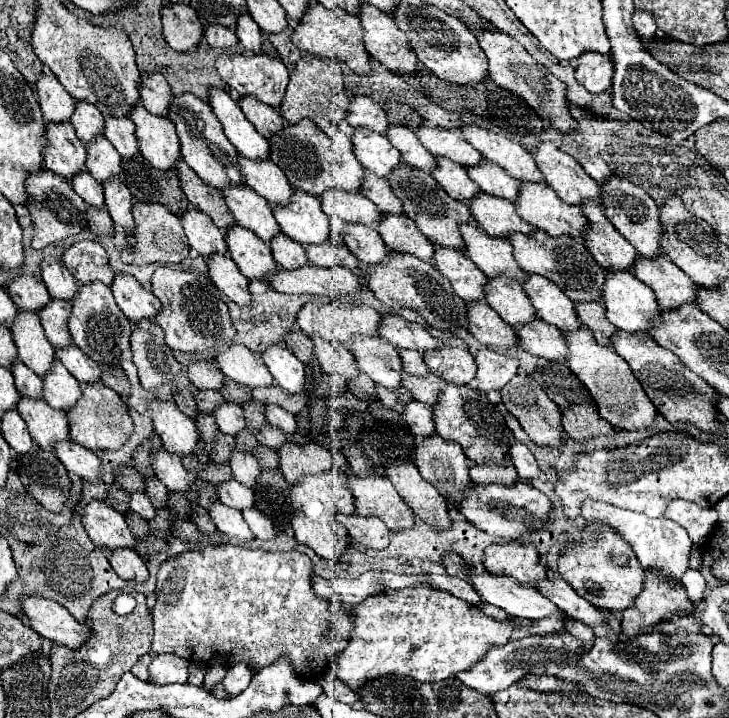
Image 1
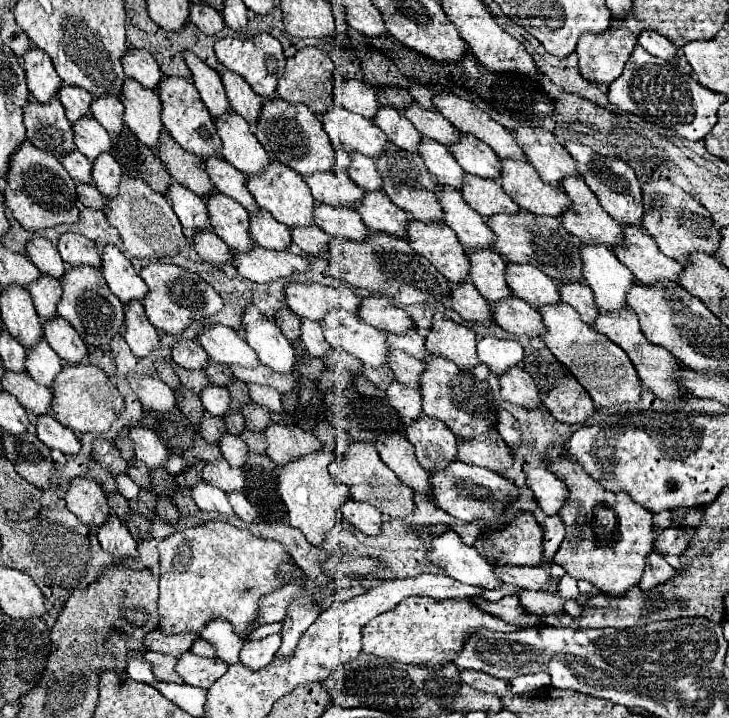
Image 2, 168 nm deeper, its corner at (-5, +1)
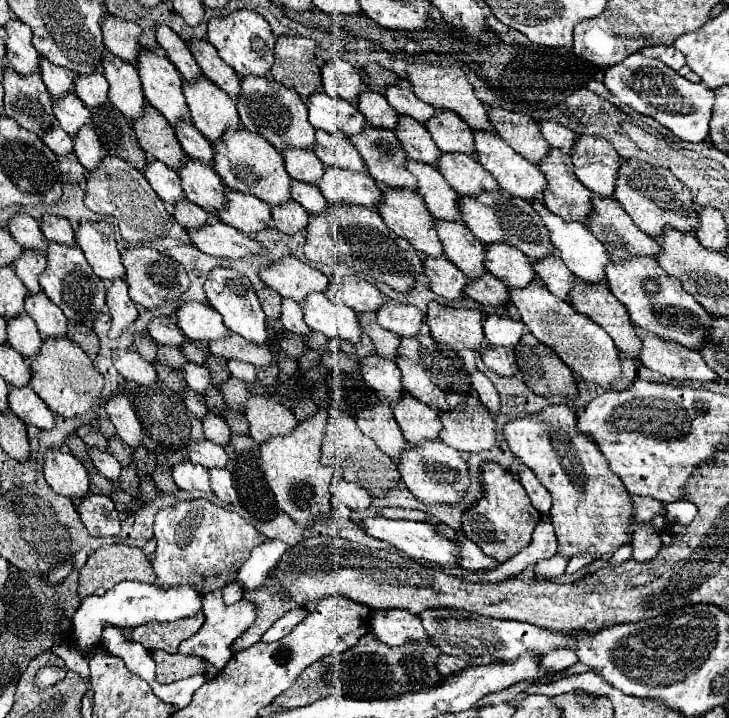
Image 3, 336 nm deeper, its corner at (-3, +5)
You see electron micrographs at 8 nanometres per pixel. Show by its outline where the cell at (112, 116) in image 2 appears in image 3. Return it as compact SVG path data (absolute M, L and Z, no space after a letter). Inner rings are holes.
M101 73L77 75L73 83L75 83L75 95L83 101L85 107L97 107L107 103L107 81Z

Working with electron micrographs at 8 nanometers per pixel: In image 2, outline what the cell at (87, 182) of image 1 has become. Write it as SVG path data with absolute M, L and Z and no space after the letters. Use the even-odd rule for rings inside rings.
M75 151L75 153L67 153L67 157L63 157L63 167L69 171L71 179L77 183L93 183L91 177L91 169L93 165L87 161L87 157L83 157L83 153Z

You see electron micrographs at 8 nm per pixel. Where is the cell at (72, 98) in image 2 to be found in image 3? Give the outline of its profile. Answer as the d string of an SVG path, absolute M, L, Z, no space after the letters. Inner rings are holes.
M41 57L41 79L53 97L63 97L67 91L73 91L73 77L73 71Z

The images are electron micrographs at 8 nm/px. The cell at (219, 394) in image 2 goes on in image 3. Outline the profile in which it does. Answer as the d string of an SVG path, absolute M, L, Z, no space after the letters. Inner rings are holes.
M185 363L183 365L183 377L185 377L187 385L193 391L201 393L201 395L205 395L205 389L209 389L209 385L211 385L211 375L209 375L209 371L203 365Z

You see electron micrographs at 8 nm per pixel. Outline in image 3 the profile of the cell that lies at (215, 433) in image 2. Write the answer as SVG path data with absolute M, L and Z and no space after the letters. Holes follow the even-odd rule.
M189 387L183 391L183 403L185 403L185 407L195 415L195 417L205 417L205 413L207 413L207 405L205 405L205 397L203 395L199 395L199 393L195 393L195 391L191 391Z

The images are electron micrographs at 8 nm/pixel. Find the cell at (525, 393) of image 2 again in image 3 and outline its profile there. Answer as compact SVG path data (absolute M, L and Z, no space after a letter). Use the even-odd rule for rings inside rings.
M487 345L481 349L481 359L489 369L493 369L497 375L503 375L503 377L511 377L519 371L517 363L515 363L513 349Z

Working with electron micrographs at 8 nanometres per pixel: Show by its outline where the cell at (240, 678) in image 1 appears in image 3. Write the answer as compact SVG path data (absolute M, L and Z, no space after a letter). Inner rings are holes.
M293 609L293 611L289 611L289 613L285 613L281 619L277 619L275 623L273 623L273 627L269 627L267 629L267 633L263 635L263 643L273 643L273 641L277 641L277 639L281 639L281 637L285 637L285 635L289 635L291 633L291 629L297 625L297 623L301 623L305 617L309 615L309 611L307 609Z

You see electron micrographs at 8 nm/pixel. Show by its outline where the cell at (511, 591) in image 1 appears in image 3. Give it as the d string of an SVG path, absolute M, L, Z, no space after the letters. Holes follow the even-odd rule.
M377 515L377 517L363 517L359 529L363 529L369 537L375 537L379 541L385 541L397 547L399 551L407 553L413 559L433 563L437 567L457 565L457 545L453 545L453 541L445 541L445 537L437 537L437 533L433 533L433 529L429 529L429 525L425 523L405 521L405 519L387 519L387 517Z

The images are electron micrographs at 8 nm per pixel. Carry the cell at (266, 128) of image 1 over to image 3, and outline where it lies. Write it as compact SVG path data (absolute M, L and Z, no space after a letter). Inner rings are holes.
M189 39L187 41L189 51L193 53L197 65L201 67L201 73L211 79L217 87L221 87L225 93L229 93L229 97L237 97L241 85L239 85L239 77L237 73L219 57L217 49L205 41L205 39Z

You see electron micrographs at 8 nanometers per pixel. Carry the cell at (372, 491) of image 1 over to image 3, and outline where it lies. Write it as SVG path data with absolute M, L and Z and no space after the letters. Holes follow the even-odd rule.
M347 413L329 417L327 427L325 427L325 435L323 435L323 443L321 443L321 463L323 465L331 465L331 463L339 465L343 471L343 477L347 481L361 485L369 495L375 495L375 497L397 487L399 479L401 479L393 459L389 455L385 455L375 445L373 439L363 435L361 429L357 429L353 417L349 417Z

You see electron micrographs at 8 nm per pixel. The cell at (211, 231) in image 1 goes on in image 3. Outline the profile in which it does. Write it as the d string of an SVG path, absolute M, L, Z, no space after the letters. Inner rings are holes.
M157 159L147 161L143 175L149 181L149 185L153 187L153 191L161 197L161 201L165 203L167 209L173 209L171 205L175 205L179 199L185 197L185 193L181 189L181 179L177 177L177 171L167 167L165 163L161 163Z

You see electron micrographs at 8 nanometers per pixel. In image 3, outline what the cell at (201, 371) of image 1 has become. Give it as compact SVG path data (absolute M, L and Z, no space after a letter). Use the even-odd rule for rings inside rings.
M155 317L153 321L149 321L147 325L149 335L163 345L169 347L179 347L181 341L185 341L185 335L181 333L181 329L177 329L177 323L173 321L173 317Z

